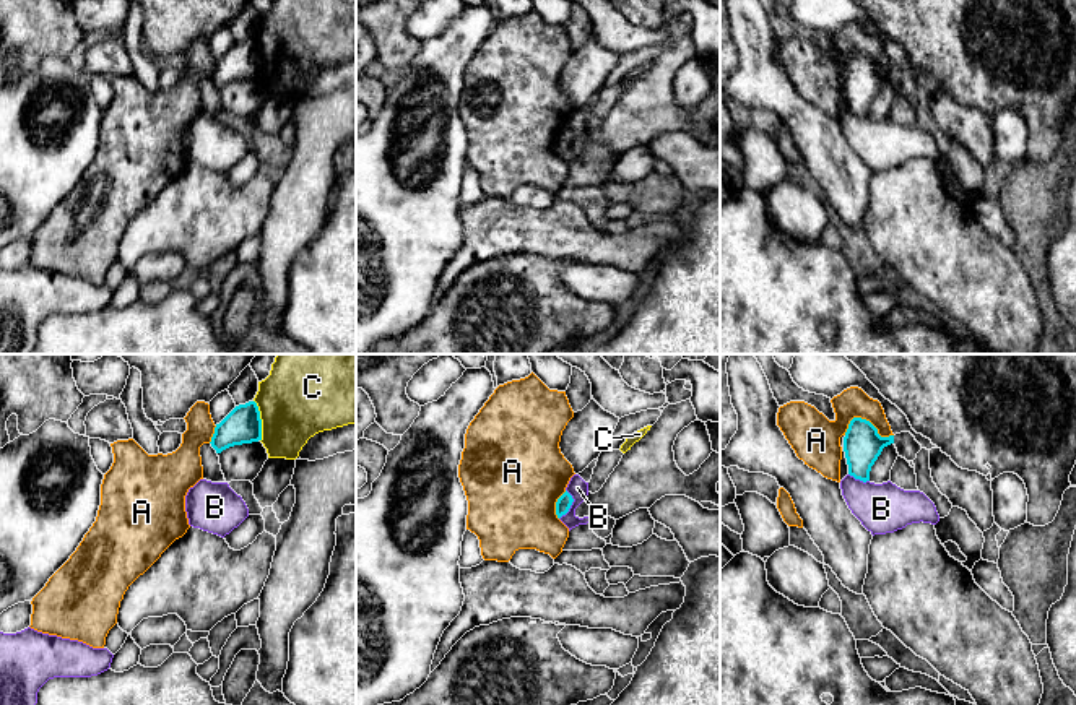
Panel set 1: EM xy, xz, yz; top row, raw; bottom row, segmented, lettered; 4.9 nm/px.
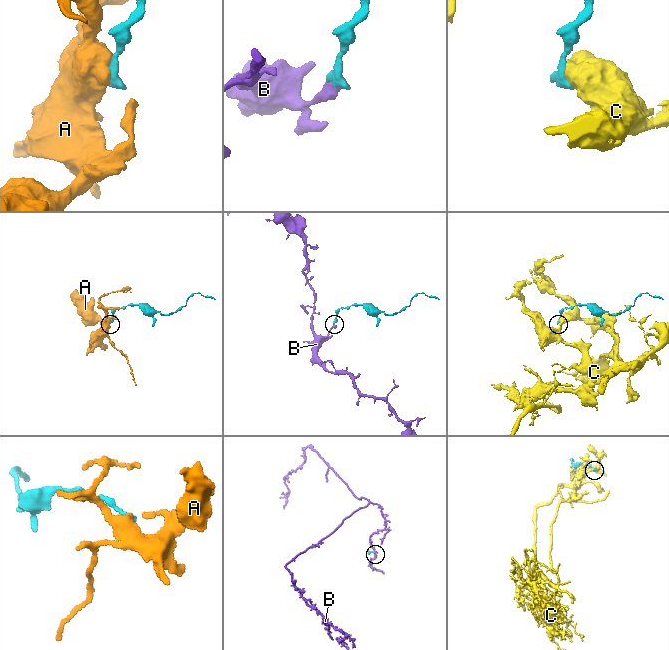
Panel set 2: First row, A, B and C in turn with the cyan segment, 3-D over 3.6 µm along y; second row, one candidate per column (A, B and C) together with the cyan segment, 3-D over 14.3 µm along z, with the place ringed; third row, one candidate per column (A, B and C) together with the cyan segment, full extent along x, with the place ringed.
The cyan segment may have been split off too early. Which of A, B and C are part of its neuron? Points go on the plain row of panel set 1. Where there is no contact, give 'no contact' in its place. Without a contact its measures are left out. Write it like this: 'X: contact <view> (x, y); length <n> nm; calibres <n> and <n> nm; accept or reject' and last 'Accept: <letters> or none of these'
A: contact yz (865, 56); length 240 nm; calibres 190 and 200 nm; reject
B: contact xz (571, 140); length 160 nm; calibres 70 and 100 nm; reject
C: contact xy (260, 57); length 220 nm; calibres 180 and 380 nm; reject
Accept: none of these

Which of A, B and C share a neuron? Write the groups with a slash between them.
A / B / C

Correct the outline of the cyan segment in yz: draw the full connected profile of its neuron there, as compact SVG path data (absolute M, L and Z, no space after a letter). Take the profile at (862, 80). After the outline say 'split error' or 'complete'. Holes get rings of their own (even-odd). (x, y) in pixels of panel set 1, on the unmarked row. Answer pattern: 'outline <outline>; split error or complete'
outline M853 54L844 73L848 110L863 119L870 117L871 102L891 80L894 80L894 71L881 73L870 57Z; complete

